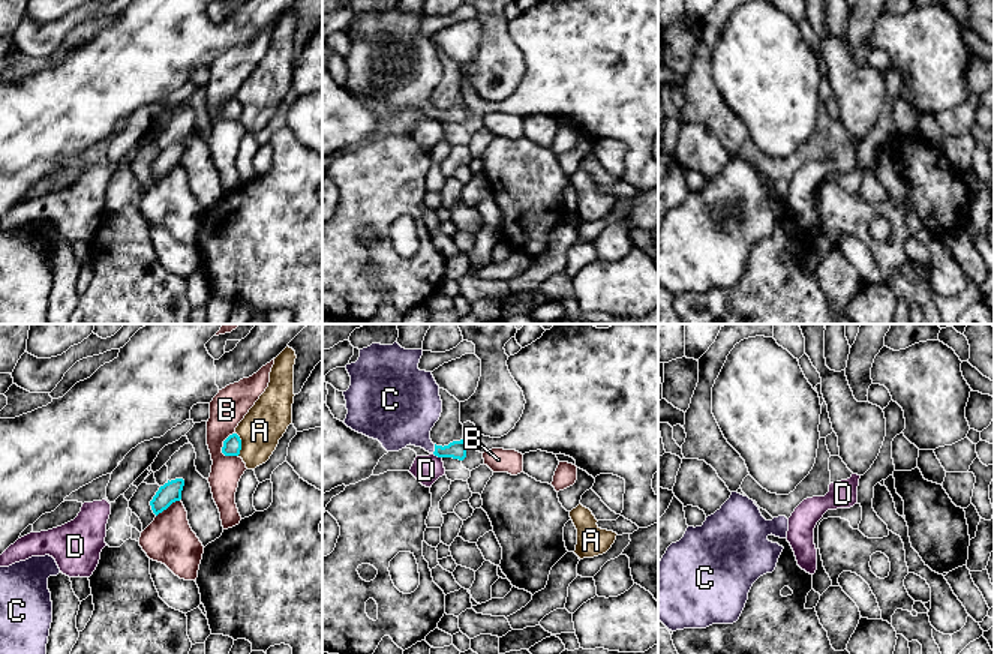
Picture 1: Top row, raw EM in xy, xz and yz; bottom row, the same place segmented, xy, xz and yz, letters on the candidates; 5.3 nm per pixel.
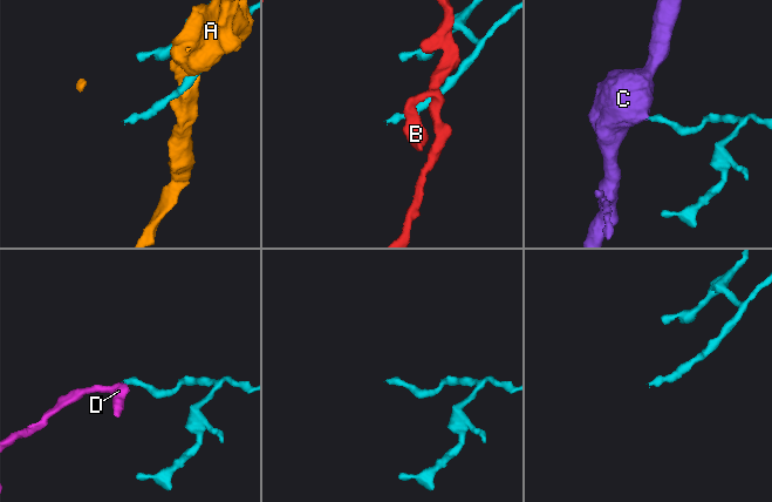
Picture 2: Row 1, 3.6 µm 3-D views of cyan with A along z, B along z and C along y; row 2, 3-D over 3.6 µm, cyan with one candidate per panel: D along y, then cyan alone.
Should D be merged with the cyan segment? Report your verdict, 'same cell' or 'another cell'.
another cell

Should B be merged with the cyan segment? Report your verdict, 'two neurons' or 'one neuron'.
two neurons

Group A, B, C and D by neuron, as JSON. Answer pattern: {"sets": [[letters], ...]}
{"sets": [["A"], ["B"], ["C"], ["D"]]}

